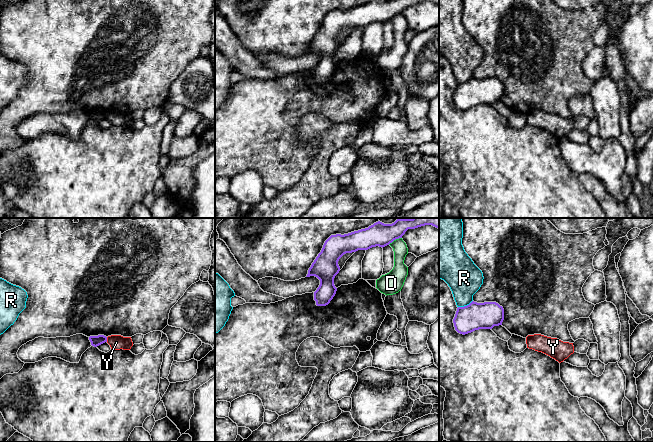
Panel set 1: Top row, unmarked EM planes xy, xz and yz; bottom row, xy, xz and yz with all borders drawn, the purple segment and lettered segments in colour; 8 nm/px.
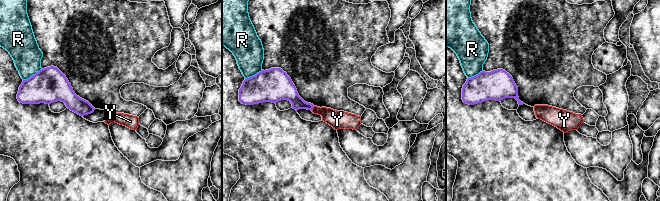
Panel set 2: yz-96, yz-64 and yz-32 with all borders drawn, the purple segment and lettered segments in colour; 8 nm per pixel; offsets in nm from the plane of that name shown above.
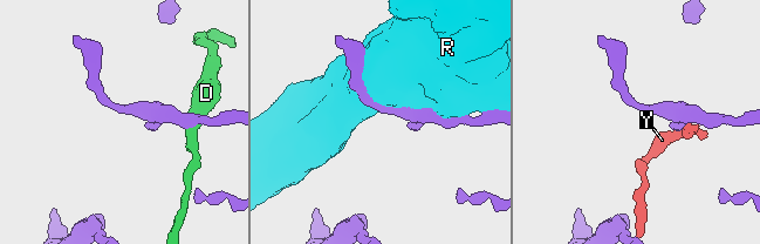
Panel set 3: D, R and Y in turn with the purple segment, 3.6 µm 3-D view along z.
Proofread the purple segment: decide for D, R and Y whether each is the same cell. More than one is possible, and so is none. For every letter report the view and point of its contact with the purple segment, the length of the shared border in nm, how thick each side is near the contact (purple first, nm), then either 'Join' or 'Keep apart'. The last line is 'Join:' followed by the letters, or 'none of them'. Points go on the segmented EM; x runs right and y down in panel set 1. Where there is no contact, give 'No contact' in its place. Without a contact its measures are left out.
D: Touches purple at xz (394, 239). Shared border 130 nm. Thickness 190 nm (purple) against 120 nm. Keep apart
R: Touches purple at yz (465, 306). Shared border 130 nm. Thickness 220 nm (purple) against 280 nm. Keep apart
Y: Touches purple at xy (106, 339). Shared border 40 nm. Thickness 80 nm (purple) against 120 nm. Keep apart
Join: none of them

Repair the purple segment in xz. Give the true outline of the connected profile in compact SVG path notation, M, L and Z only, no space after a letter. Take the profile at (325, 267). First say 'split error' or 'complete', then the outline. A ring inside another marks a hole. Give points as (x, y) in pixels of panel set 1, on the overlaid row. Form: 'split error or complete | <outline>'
complete | M439 218L397 219L392 224L384 224L378 221L365 229L361 229L344 235L331 235L325 241L321 252L312 263L306 276L315 276L320 280L320 285L314 292L314 300L316 301L316 305L326 306L335 296L337 288L334 285L334 278L340 271L338 261L344 254L356 252L358 250L368 250L376 246L383 248L392 243L394 240L402 238L402 236L408 229L415 229L425 225L432 225L439 229Z

